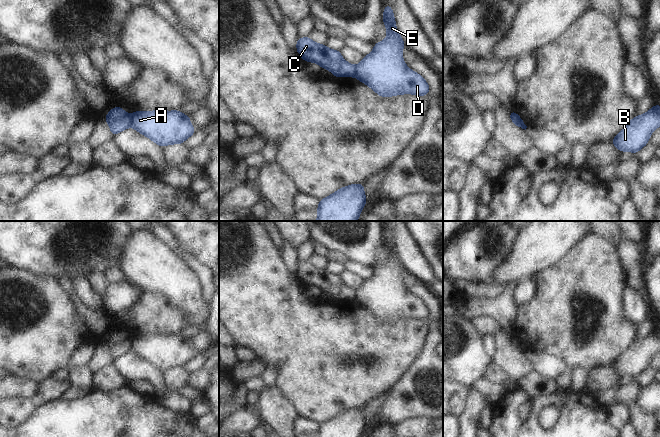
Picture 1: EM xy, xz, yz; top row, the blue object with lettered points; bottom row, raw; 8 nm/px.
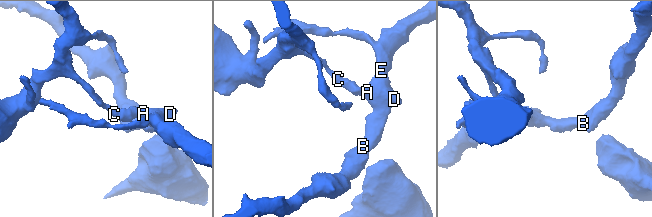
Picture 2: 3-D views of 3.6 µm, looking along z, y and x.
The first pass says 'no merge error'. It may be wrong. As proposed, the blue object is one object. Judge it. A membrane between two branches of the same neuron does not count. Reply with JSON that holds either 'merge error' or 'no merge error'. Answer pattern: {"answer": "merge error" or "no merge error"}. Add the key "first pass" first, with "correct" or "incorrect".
{"first pass": "incorrect", "answer": "merge error"}

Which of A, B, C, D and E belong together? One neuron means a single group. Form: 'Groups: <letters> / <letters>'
Groups: A B D E / C.

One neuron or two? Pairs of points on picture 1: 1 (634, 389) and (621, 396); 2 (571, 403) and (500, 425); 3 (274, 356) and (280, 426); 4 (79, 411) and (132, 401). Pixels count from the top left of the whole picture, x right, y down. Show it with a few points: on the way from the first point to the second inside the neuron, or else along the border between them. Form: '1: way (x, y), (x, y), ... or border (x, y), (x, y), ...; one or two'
1: way (631, 392), (624, 394); one
2: way (552, 401), (544, 401), (524, 425), (519, 425); one
3: border (274, 387), (293, 406); two
4: way (92, 411), (119, 411); one

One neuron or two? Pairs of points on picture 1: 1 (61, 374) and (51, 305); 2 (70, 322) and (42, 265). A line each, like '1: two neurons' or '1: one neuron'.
1: two neurons
2: two neurons

